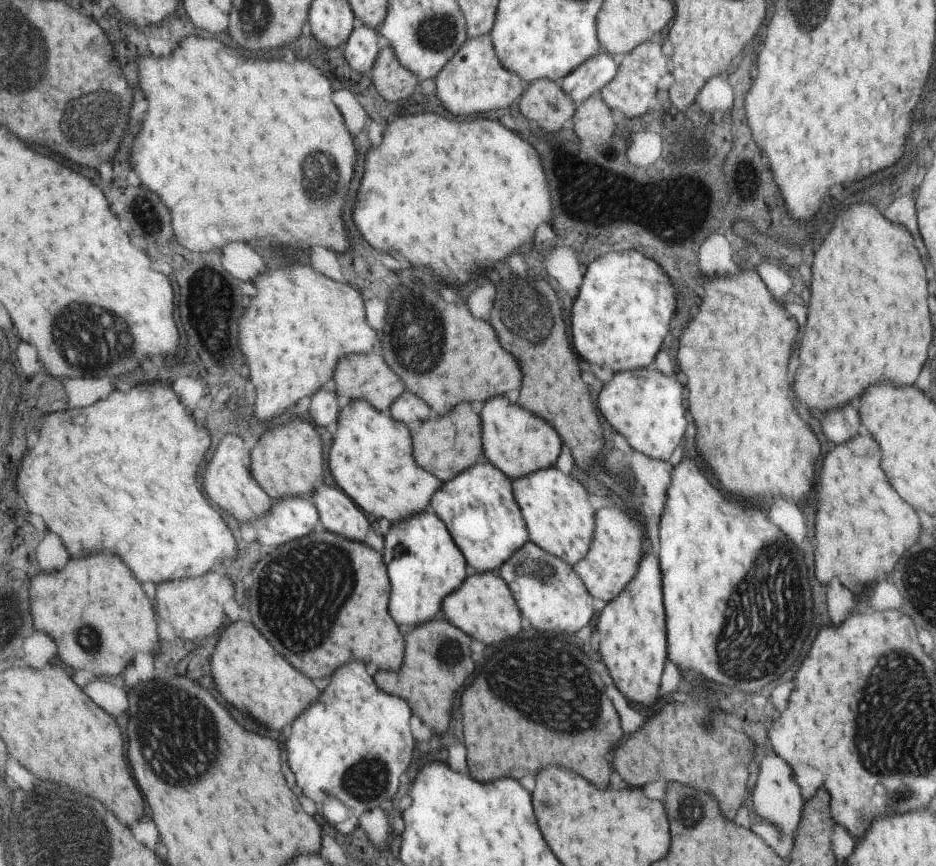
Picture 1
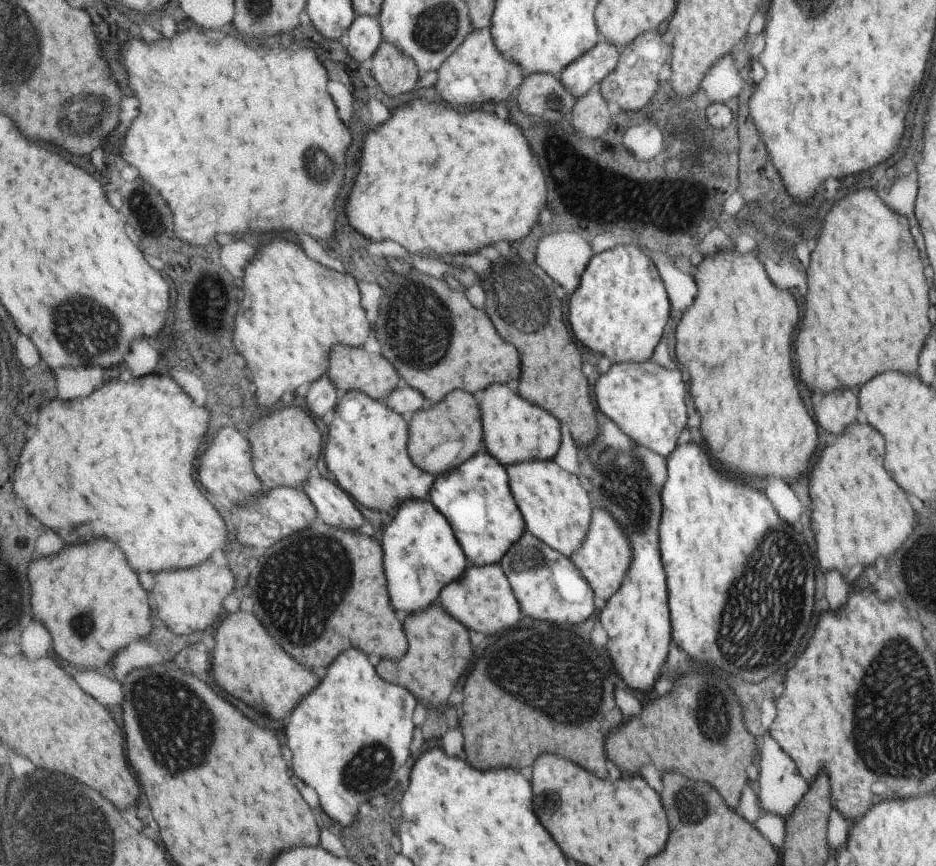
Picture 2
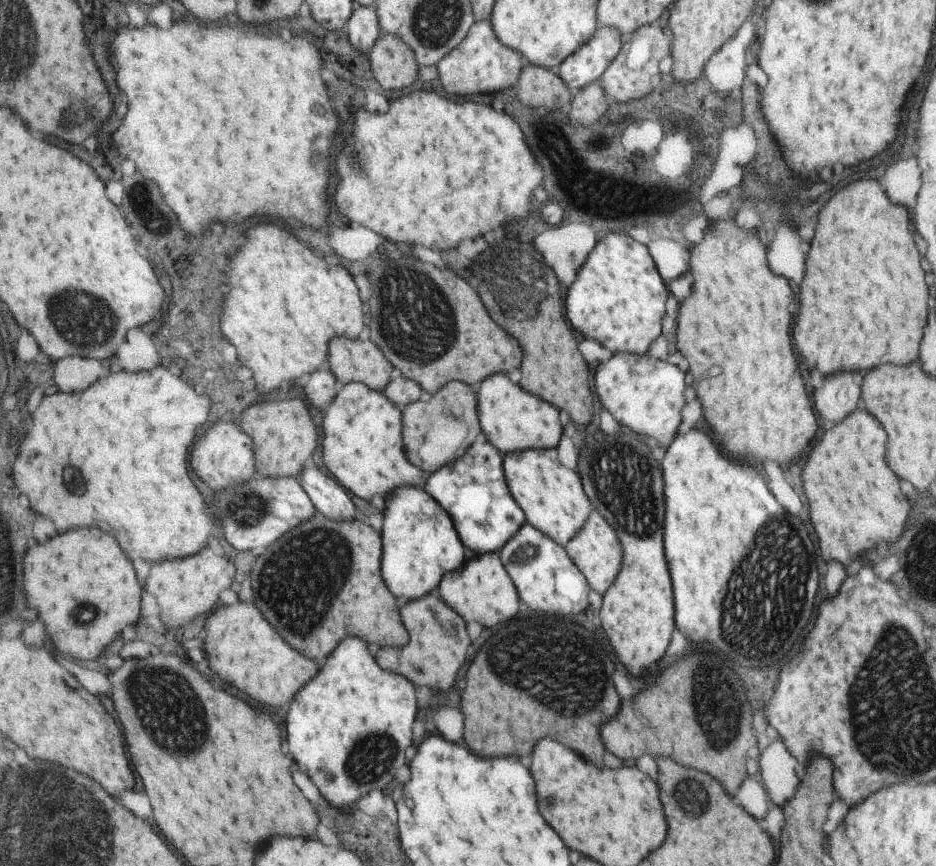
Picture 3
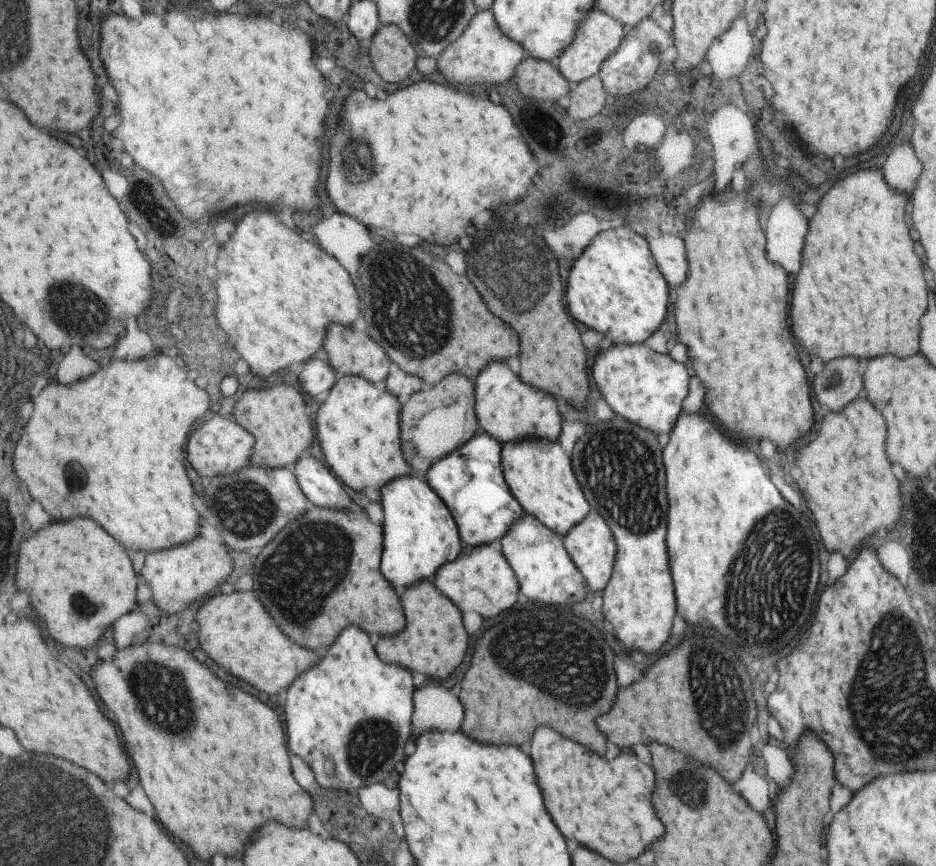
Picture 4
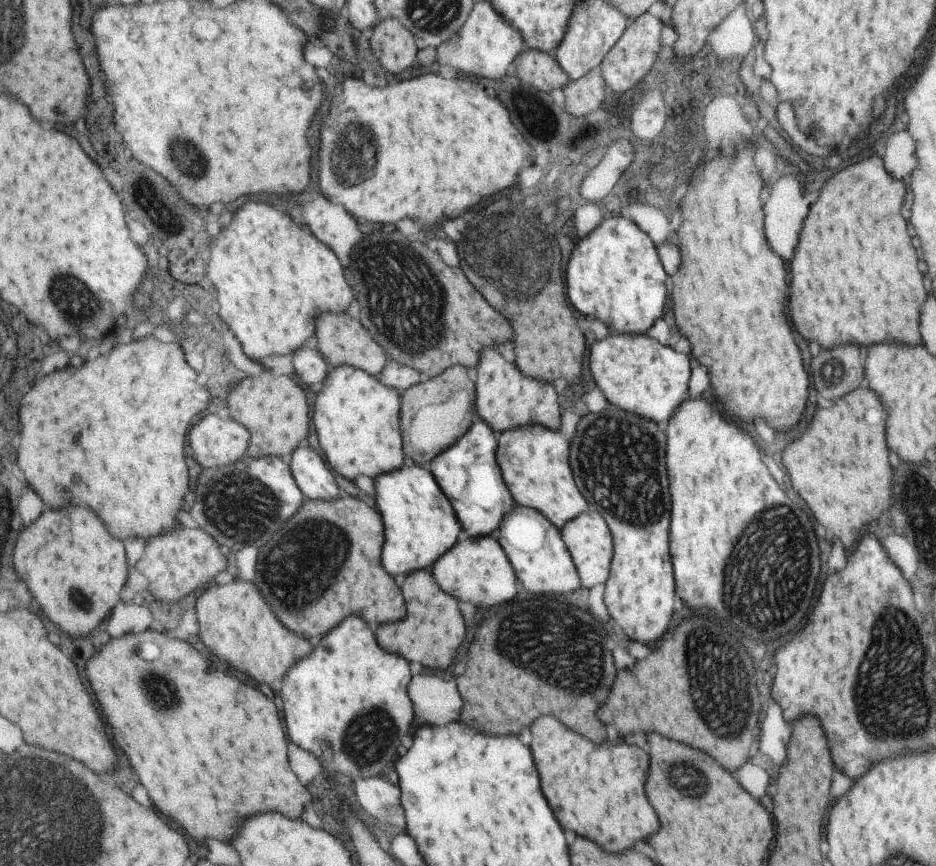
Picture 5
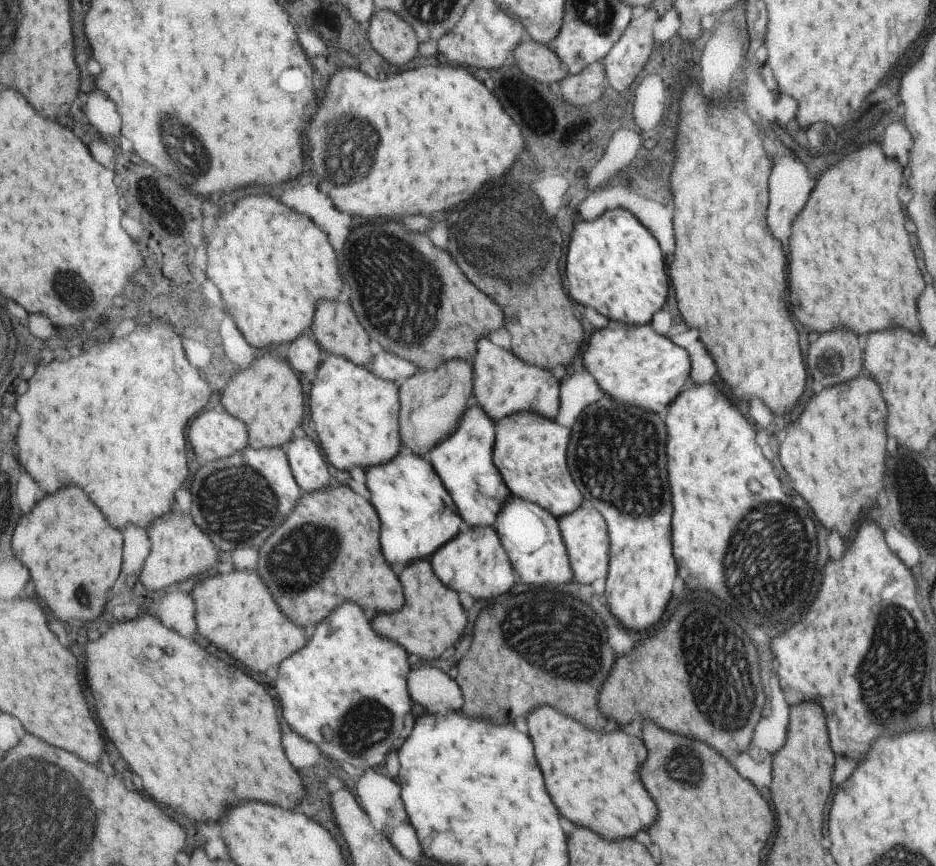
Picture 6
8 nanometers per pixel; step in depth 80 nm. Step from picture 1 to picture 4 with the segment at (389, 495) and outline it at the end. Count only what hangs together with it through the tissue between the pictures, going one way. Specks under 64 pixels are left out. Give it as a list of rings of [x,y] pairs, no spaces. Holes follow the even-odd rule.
[[[345,375],[329,394],[329,400],[317,412],[318,438],[326,463],[341,482],[357,492],[367,488],[380,491],[391,480],[414,473],[403,456],[402,407],[399,398],[385,387],[365,377]]]

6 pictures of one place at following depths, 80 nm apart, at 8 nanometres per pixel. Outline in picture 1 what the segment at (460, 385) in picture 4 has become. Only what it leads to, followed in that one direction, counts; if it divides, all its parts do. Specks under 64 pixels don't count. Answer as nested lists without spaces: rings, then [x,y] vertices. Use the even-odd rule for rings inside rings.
[[[461,403],[448,415],[441,418],[434,417],[425,423],[420,423],[413,429],[416,461],[421,468],[433,473],[445,483],[463,475],[484,459],[483,420],[480,414],[473,412],[471,403]],[[425,423],[428,424],[427,429],[424,427]]]

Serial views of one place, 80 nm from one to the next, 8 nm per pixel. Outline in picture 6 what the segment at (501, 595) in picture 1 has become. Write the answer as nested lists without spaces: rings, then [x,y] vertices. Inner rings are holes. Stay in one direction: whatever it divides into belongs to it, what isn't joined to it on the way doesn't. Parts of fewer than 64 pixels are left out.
[[[465,526],[453,540],[444,544],[431,558],[432,567],[441,582],[449,588],[457,588],[457,592],[473,594],[477,600],[491,600],[511,590],[513,586],[513,570],[507,555],[501,546],[501,539],[495,527]]]

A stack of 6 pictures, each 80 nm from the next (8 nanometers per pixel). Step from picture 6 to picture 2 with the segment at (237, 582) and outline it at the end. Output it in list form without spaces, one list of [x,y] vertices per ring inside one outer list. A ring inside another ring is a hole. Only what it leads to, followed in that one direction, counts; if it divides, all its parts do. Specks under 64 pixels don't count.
[[[239,612],[226,614],[219,622],[212,640],[217,638],[217,652],[213,654],[213,670],[217,684],[237,700],[257,706],[265,714],[275,720],[283,720],[289,712],[293,712],[301,700],[315,690],[320,682],[317,676],[291,658],[265,630],[255,614]],[[243,652],[243,654],[241,654]],[[265,670],[265,672],[263,672]],[[265,682],[265,684],[263,684]]]

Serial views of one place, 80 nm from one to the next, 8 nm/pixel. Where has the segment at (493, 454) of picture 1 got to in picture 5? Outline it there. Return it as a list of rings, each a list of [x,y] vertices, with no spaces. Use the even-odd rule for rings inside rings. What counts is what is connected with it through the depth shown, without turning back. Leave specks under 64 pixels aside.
[[[489,347],[482,353],[480,366],[474,372],[474,377],[476,381],[476,409],[479,419],[487,421],[497,434],[500,435],[505,431],[525,427],[529,424],[539,425],[550,431],[557,431],[560,427],[561,406],[557,404],[557,394],[553,385],[549,382],[524,377],[515,364],[508,363],[501,357],[501,352],[495,347]]]

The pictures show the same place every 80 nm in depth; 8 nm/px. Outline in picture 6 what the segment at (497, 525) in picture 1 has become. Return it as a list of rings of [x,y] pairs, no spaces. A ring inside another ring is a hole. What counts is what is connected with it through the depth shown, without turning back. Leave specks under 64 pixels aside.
[[[473,401],[460,422],[460,427],[430,452],[433,468],[450,492],[469,528],[495,527],[501,507],[509,498],[509,488],[494,460],[495,450],[496,422]]]

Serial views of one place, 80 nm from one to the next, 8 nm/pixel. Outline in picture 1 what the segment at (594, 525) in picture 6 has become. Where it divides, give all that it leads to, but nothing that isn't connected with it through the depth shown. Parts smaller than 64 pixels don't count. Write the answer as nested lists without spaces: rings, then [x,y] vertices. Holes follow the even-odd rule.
[[[615,504],[602,505],[597,509],[596,532],[589,552],[579,563],[572,566],[595,600],[611,602],[635,576],[642,558],[643,540],[642,528],[625,509]]]

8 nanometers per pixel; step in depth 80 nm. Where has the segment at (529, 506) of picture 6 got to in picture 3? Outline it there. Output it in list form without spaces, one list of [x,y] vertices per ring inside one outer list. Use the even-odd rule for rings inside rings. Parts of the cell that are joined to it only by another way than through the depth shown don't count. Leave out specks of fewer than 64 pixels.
[[[528,522],[519,528],[511,540],[500,548],[501,564],[514,584],[519,600],[531,610],[539,610],[545,614],[559,614],[571,616],[583,612],[589,594],[588,582],[583,578],[583,573],[576,567],[563,547],[556,541],[541,534]]]

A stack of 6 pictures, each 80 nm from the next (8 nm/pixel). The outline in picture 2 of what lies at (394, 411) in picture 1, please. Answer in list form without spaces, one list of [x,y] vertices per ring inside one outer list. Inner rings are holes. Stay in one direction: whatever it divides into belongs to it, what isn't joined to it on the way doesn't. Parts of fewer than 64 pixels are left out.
[[[405,382],[390,394],[387,404],[397,414],[400,414],[408,424],[413,420],[413,415],[417,411],[429,410],[433,406],[421,391]]]

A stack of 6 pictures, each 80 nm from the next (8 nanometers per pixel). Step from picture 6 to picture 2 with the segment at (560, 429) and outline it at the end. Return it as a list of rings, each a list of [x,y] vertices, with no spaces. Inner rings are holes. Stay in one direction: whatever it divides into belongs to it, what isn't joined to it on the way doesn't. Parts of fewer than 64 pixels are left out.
[[[553,460],[525,461],[505,468],[512,496],[523,514],[524,530],[549,545],[549,548],[571,559],[572,554],[579,551],[581,543],[584,542],[589,516],[592,516],[589,500],[579,486],[579,478],[571,476],[571,473],[567,474]]]

